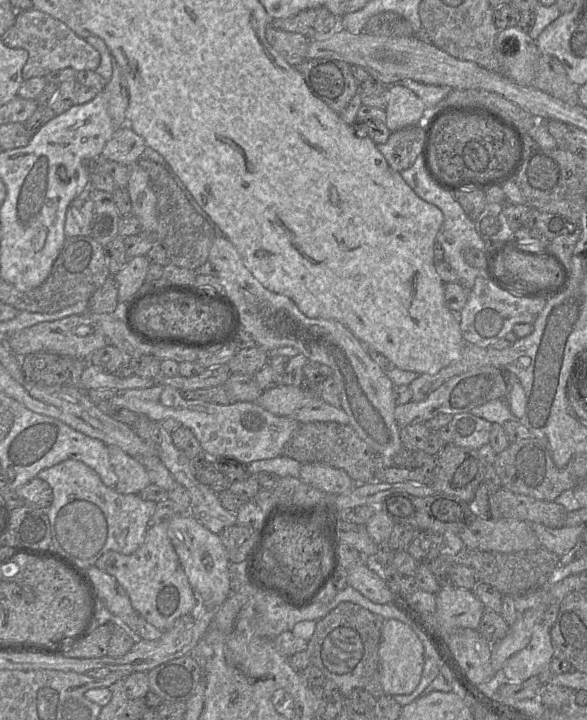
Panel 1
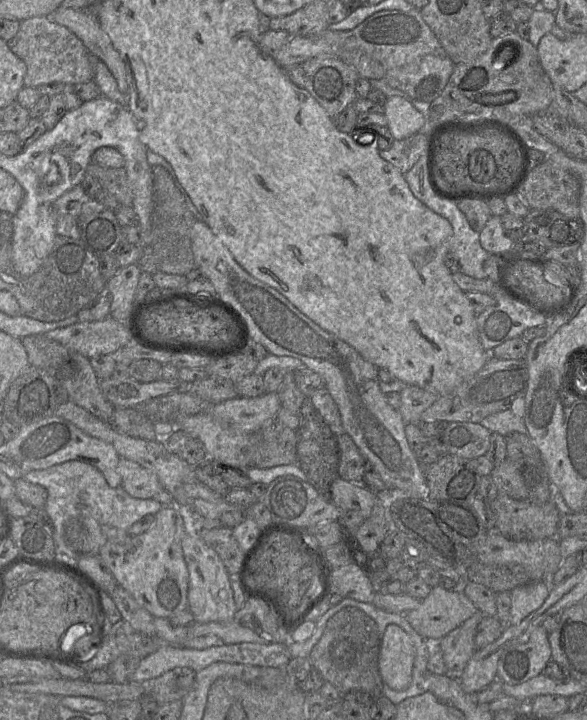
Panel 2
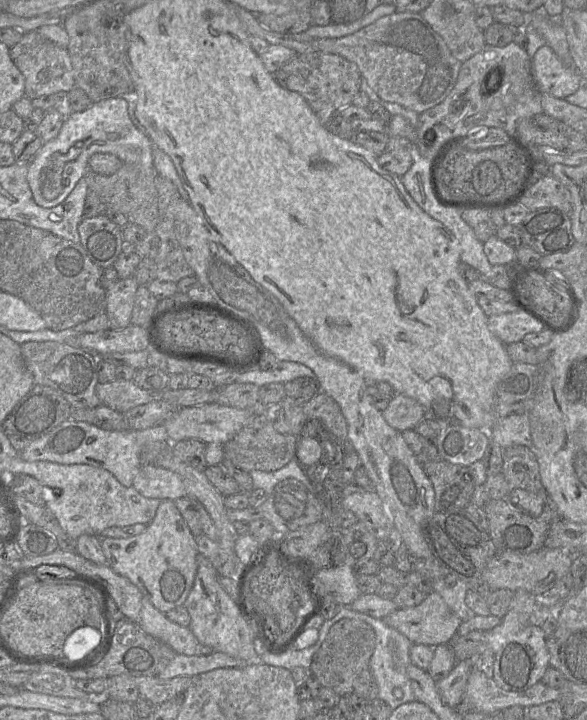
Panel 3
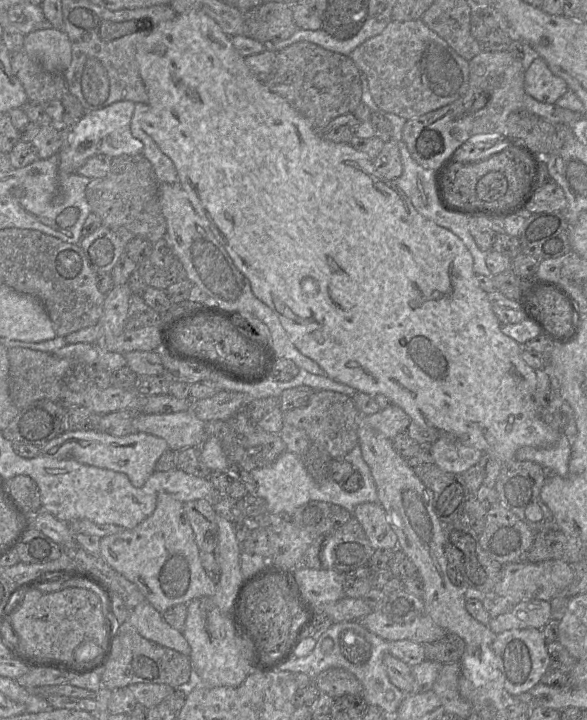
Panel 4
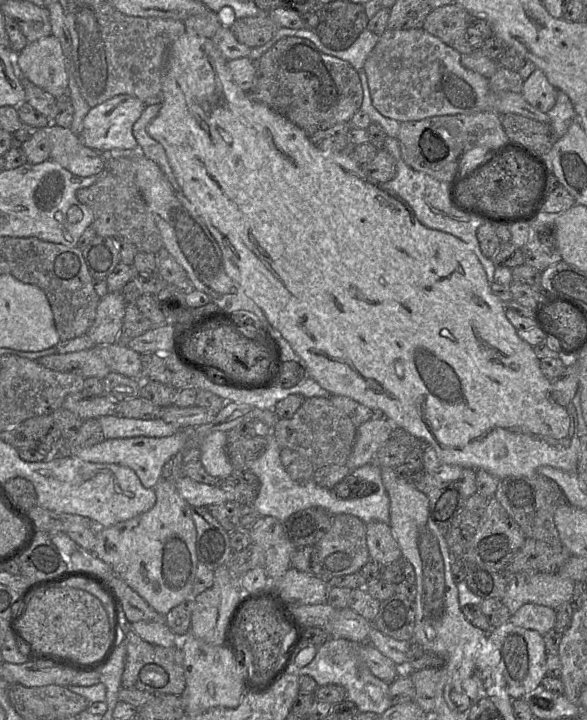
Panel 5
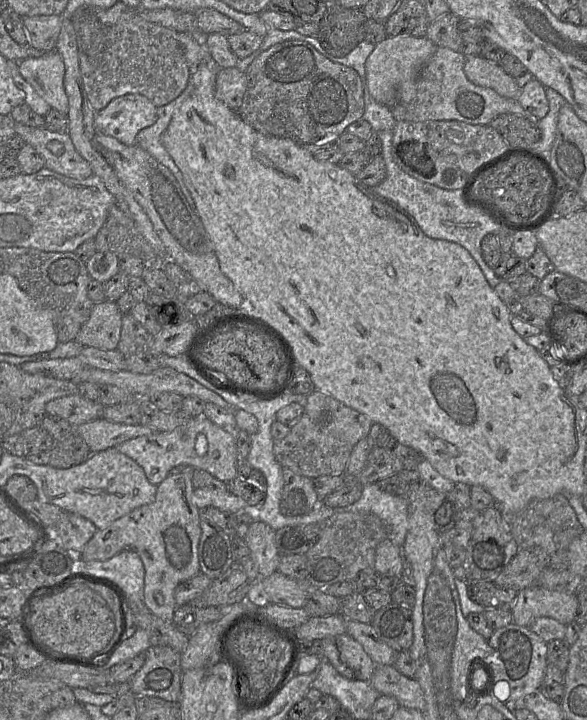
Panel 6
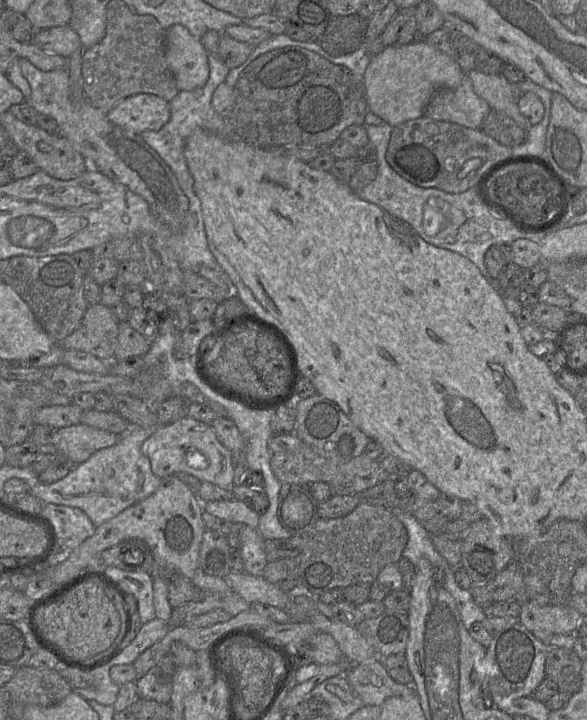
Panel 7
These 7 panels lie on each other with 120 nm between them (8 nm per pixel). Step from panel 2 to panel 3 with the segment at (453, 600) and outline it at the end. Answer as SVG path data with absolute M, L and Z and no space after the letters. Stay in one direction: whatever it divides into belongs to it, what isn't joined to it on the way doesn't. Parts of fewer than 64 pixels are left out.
M434 591L427 594L421 604L397 609L385 616L383 621L406 636L413 644L431 647L449 643L462 622Z

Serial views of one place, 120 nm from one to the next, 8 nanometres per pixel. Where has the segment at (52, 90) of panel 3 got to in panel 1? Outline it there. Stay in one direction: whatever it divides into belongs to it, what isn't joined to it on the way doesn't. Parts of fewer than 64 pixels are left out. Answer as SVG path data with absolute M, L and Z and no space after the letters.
M33 8L16 11L15 23L1 37L7 47L22 48L28 52L27 62L22 69L23 80L45 77L50 72L65 68L72 68L77 72L95 71L100 63L99 52L85 39L60 20Z

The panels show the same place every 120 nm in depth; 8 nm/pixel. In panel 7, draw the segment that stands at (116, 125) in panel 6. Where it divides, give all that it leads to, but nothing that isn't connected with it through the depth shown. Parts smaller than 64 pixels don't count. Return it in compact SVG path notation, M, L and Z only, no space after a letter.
M136 94L107 111L107 118L113 124L133 133L158 131L170 119L169 104L170 102L154 94Z

